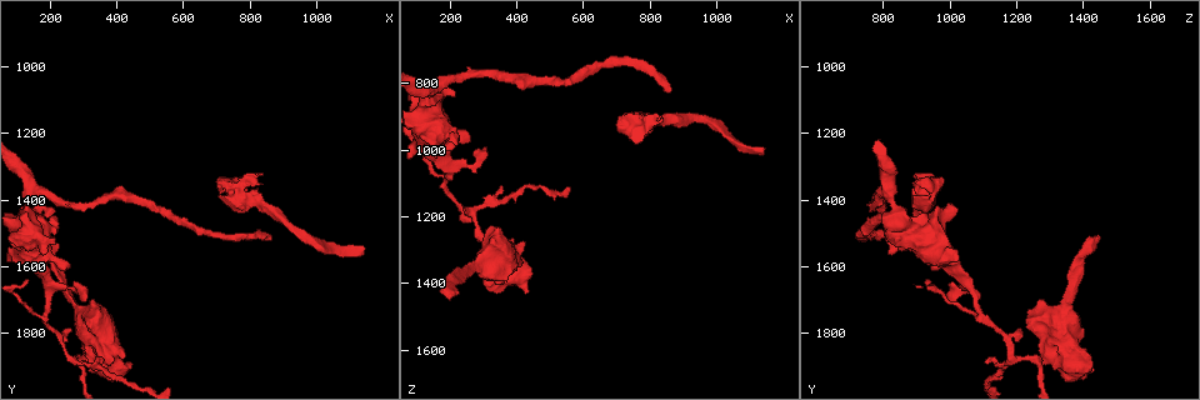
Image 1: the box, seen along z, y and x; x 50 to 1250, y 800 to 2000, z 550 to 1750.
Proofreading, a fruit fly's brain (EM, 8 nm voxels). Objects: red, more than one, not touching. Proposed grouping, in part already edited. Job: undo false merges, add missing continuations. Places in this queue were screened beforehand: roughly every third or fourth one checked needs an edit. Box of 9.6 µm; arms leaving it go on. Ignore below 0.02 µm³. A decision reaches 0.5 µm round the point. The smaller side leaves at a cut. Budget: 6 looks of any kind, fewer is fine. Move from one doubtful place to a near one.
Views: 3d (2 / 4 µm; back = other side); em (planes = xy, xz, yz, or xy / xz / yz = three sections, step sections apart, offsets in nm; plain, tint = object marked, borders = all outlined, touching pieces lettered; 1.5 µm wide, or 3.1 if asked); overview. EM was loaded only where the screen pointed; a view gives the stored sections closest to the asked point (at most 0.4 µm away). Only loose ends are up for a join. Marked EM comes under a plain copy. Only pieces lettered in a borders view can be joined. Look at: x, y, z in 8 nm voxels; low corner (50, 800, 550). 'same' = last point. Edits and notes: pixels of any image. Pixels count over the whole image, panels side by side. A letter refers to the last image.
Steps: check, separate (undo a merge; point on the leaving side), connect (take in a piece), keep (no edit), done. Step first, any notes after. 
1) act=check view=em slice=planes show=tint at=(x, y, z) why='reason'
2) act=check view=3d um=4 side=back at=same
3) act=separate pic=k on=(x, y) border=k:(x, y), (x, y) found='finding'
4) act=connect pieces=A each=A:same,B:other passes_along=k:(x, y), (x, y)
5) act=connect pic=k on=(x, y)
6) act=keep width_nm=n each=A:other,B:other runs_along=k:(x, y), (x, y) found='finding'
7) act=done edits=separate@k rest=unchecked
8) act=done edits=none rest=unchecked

act=check view=3d um=4 at=(360, 1880, 1110) why='tapers out'

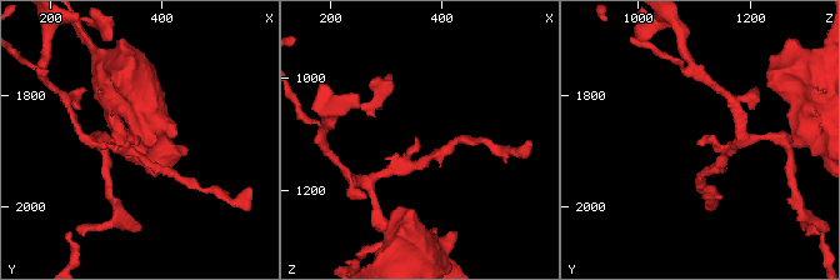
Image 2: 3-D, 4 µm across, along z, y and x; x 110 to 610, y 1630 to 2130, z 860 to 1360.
act=check view=em slice=planes show=tint at=(355, 1890, 1105) why='shape alone is not enough'

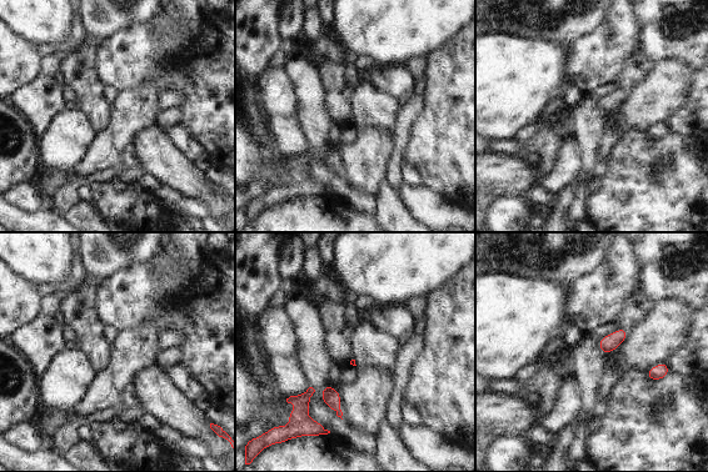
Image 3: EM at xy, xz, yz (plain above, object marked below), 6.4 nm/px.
act=check view=em slice=planes show=borders at=same

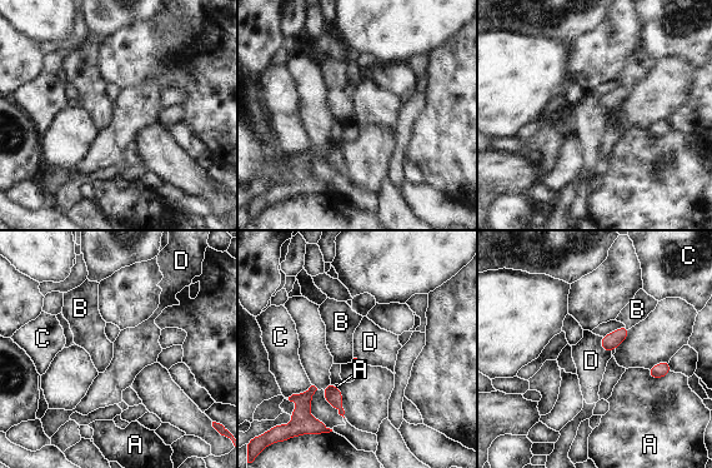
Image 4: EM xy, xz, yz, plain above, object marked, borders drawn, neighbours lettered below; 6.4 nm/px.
act=keep each=A:other,B:other,C:other,D:other border=4:(601, 337), (601, 348), (611, 352) found='none of them fits'

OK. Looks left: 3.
act=check view=em slice=planes show=borders at=(860, 1520, 820) why='end of a long branch'

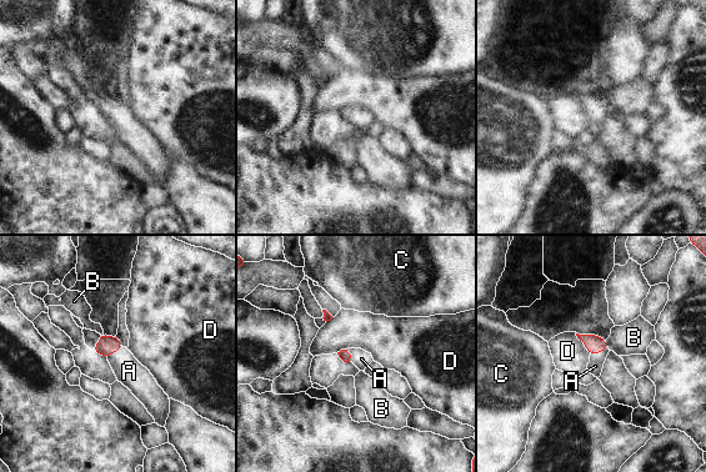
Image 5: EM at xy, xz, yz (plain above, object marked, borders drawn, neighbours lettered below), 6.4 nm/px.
act=connect pieces=A each=A:same,B:other,C:other,D:other found='the neuron continues'

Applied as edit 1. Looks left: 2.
act=check view=em slice=yz step=8 show=borders at=(1140, 1550, 990) why='long arm stops here'

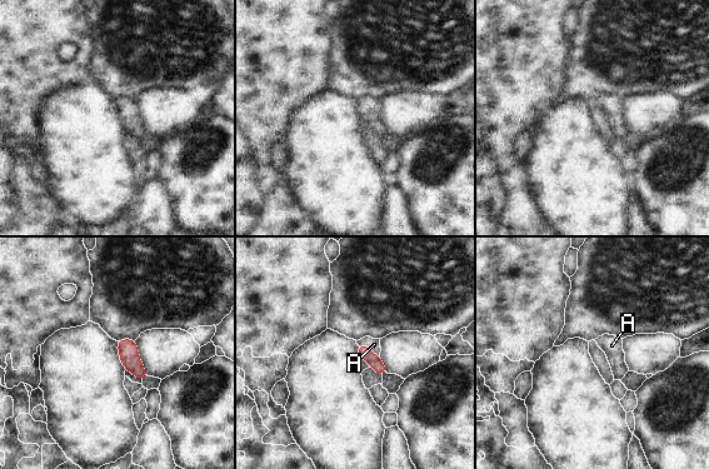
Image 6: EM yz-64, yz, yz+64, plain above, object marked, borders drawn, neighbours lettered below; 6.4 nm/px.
act=connect pieces=A each=A:same passes_along=6:(375, 362), (369, 348), (374, 344) found='it goes on there'

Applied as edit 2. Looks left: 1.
act=done edits=connect@5,connect@6 rest=unchecked

